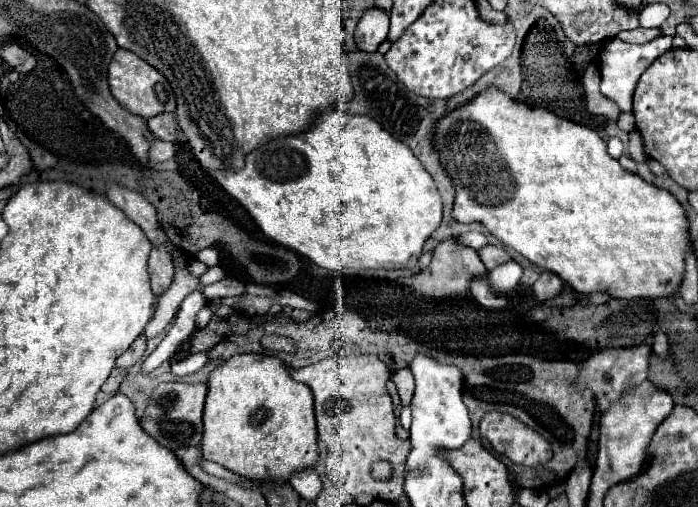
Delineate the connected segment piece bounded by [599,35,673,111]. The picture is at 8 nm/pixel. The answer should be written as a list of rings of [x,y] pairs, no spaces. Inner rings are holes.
[[[659,35],[653,41],[647,41],[643,45],[631,45],[625,43],[621,39],[611,39],[603,51],[601,51],[601,93],[605,97],[611,97],[621,111],[631,111],[633,105],[633,91],[637,87],[637,81],[641,77],[641,73],[665,51],[669,51],[673,47],[673,37],[671,35]]]

